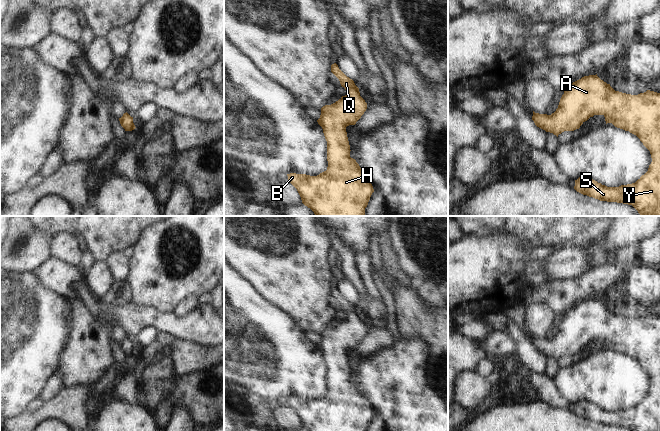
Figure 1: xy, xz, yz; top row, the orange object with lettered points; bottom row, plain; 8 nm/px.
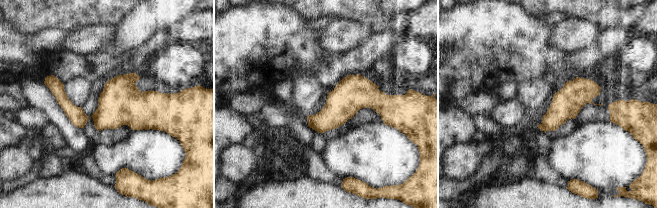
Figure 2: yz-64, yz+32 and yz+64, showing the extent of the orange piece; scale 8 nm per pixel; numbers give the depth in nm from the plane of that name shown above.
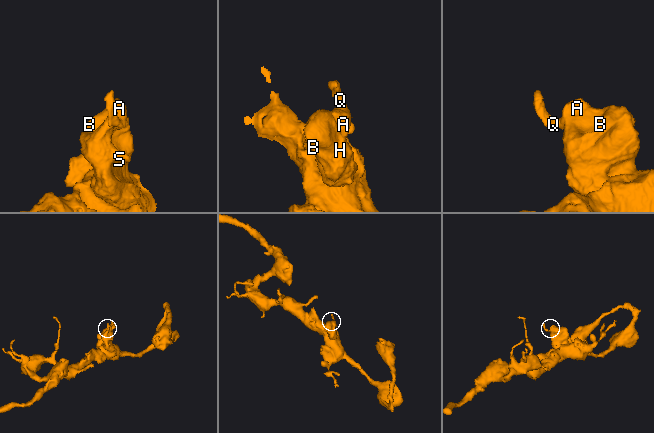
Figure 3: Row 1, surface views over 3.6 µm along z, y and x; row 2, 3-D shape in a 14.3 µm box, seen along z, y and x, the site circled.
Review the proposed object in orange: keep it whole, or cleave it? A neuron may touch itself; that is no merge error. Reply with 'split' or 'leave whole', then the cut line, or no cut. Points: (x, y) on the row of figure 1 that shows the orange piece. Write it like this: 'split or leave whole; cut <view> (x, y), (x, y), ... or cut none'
leave whole; cut none

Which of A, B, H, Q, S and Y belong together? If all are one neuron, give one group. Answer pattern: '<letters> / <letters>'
A B H Q S Y

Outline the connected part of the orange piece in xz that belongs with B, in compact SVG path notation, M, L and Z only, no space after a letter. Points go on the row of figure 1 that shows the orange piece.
M336 63L331 65L331 72L339 79L347 94L331 105L321 108L317 120L322 127L327 141L327 170L317 176L306 174L287 174L289 182L297 189L302 203L310 208L315 216L366 216L365 208L374 192L371 179L360 168L355 159L350 157L350 145L346 127L355 125L367 109L367 103L360 96L359 88L347 77Z

